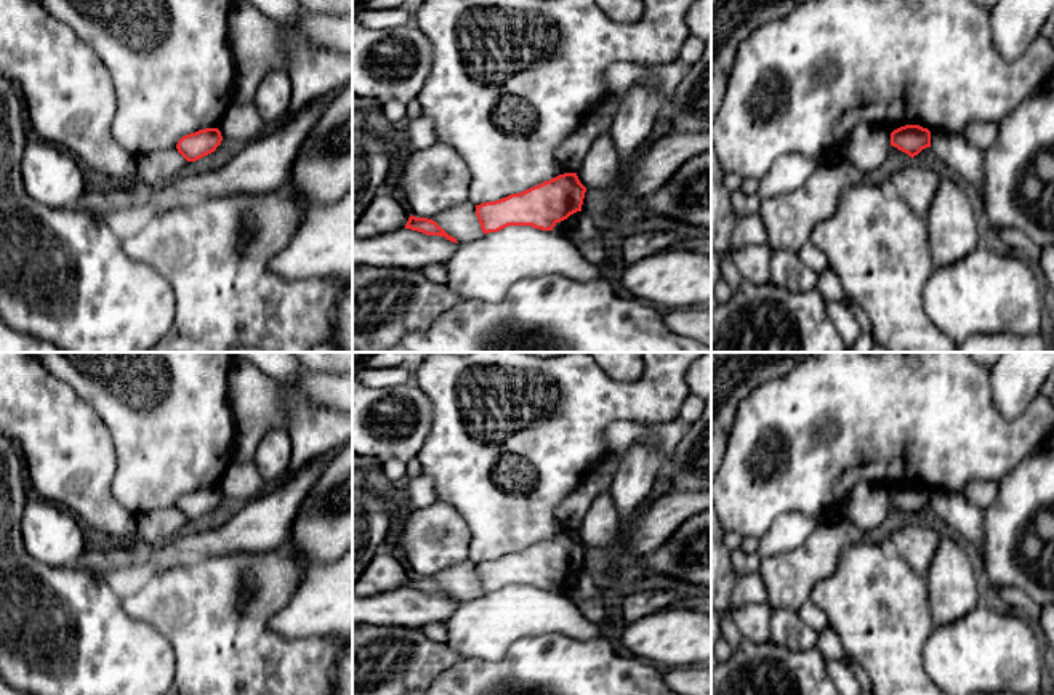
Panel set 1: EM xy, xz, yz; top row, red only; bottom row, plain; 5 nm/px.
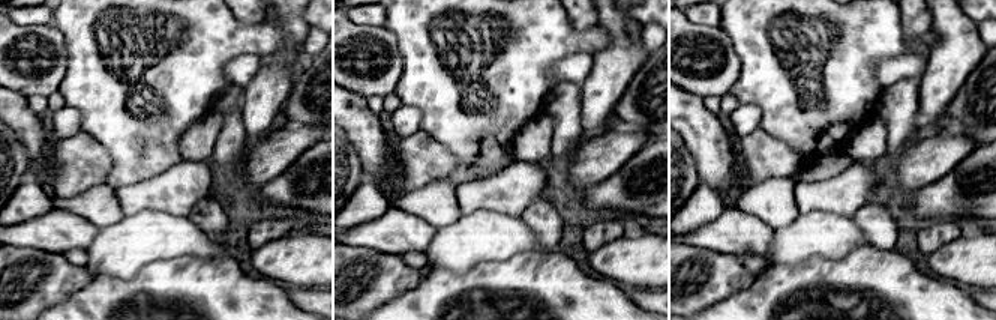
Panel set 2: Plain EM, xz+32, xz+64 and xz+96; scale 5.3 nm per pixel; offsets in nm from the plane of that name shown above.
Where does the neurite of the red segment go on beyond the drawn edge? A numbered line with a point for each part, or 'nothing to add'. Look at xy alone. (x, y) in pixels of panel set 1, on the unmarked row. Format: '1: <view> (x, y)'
nothing to add

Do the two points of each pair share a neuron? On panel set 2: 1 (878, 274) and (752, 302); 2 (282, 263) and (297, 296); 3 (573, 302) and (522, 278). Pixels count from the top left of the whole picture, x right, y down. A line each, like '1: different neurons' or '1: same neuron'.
1: same neuron
2: different neurons
3: same neuron

